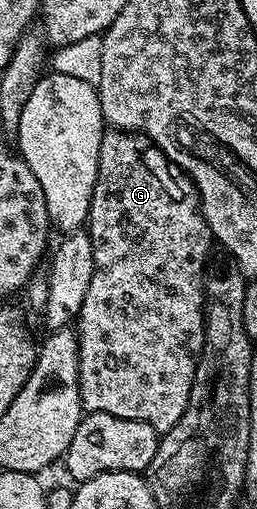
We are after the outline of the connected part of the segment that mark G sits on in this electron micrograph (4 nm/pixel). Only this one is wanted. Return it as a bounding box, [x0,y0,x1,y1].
[76,128,212,435]

